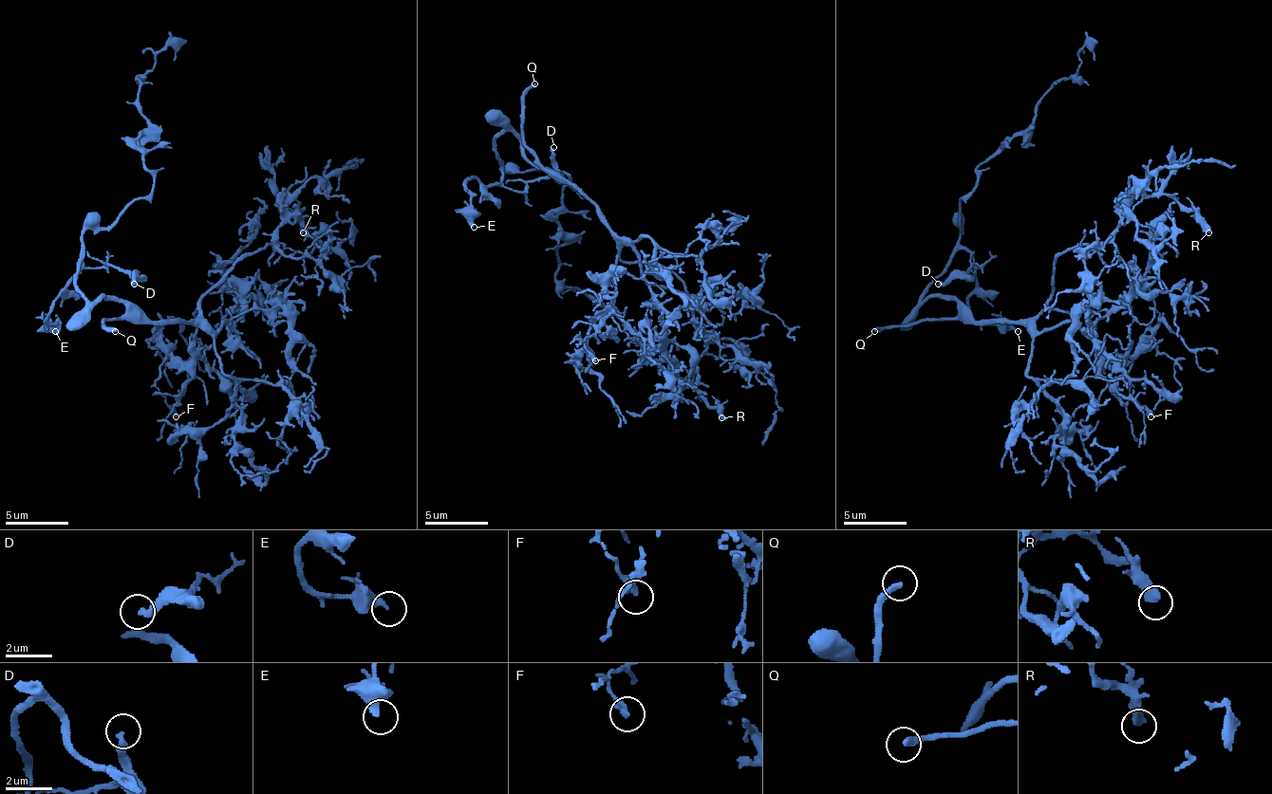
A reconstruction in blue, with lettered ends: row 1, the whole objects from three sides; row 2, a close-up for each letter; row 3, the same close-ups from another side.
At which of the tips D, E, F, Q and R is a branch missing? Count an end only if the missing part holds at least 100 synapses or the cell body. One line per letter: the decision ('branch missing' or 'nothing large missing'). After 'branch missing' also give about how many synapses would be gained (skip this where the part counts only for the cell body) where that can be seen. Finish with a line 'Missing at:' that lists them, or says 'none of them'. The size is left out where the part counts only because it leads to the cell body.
D: nothing large missing
E: nothing large missing
F: nothing large missing
Q: branch missing
R: nothing large missing
Missing at: Q

